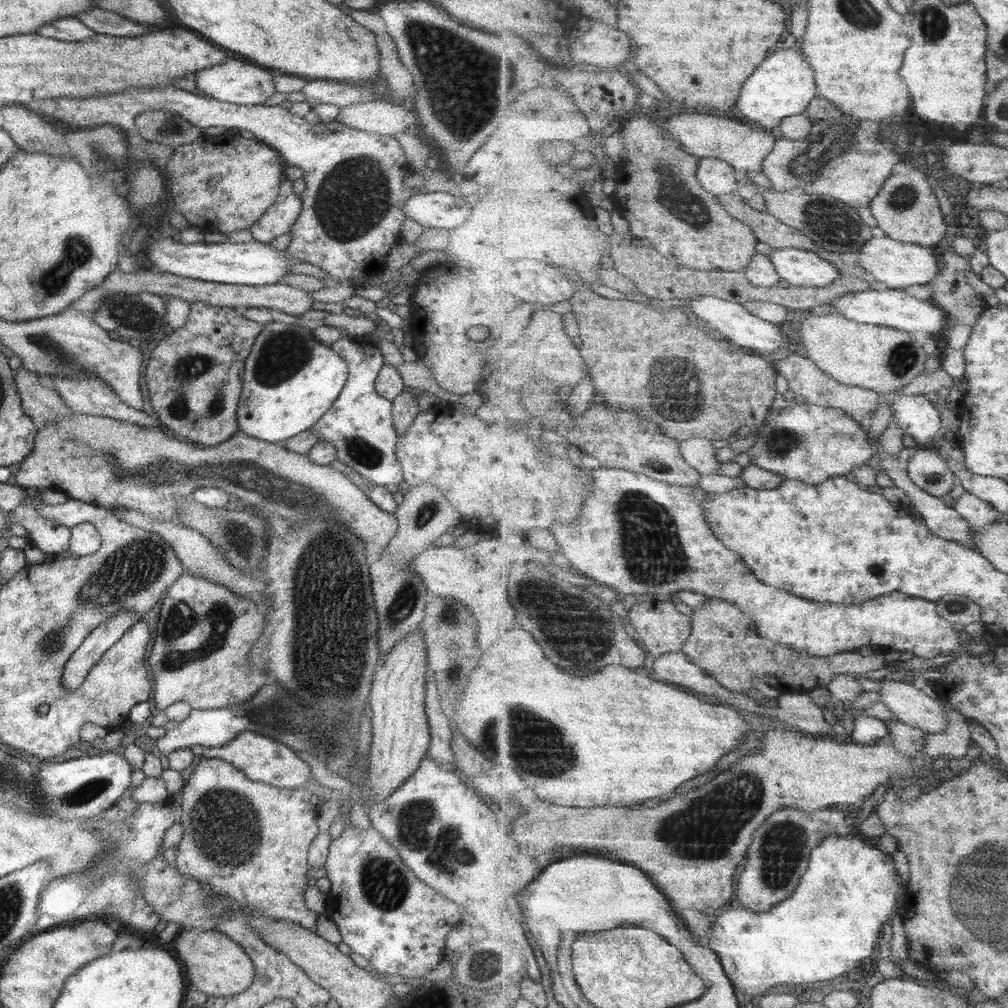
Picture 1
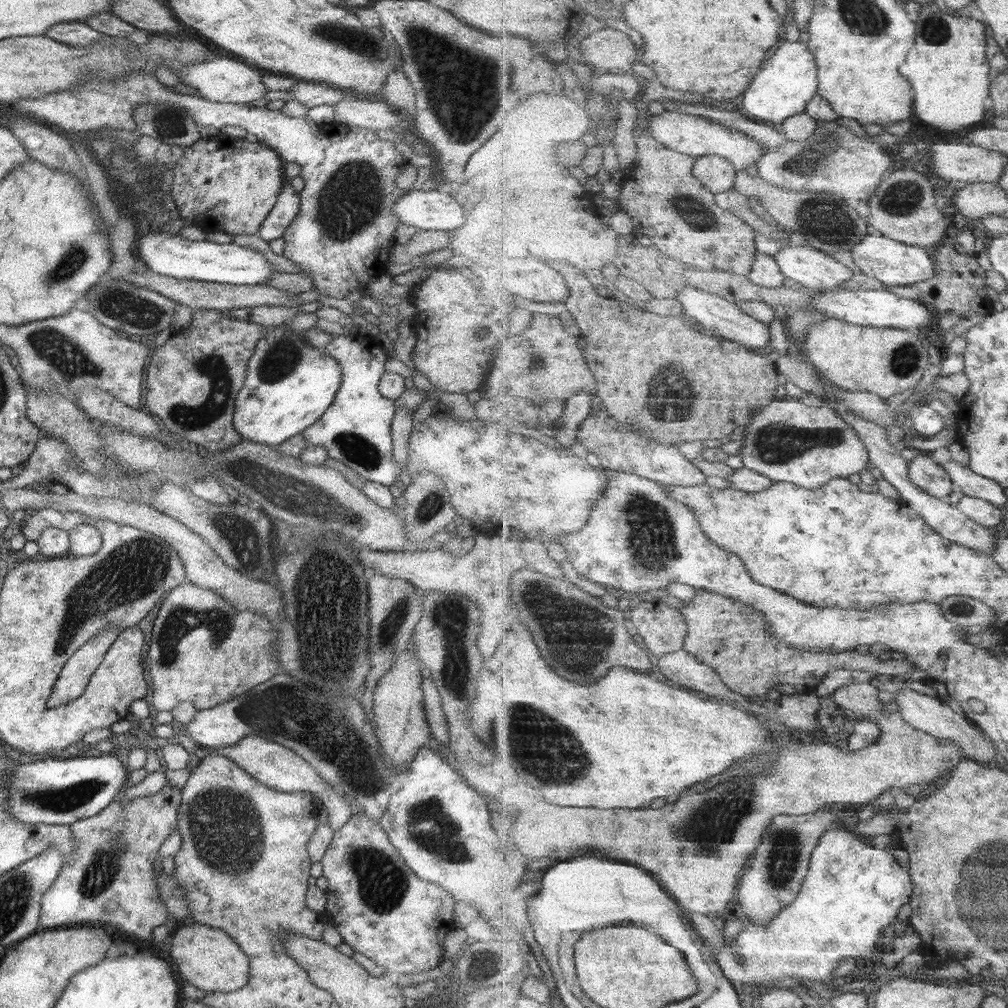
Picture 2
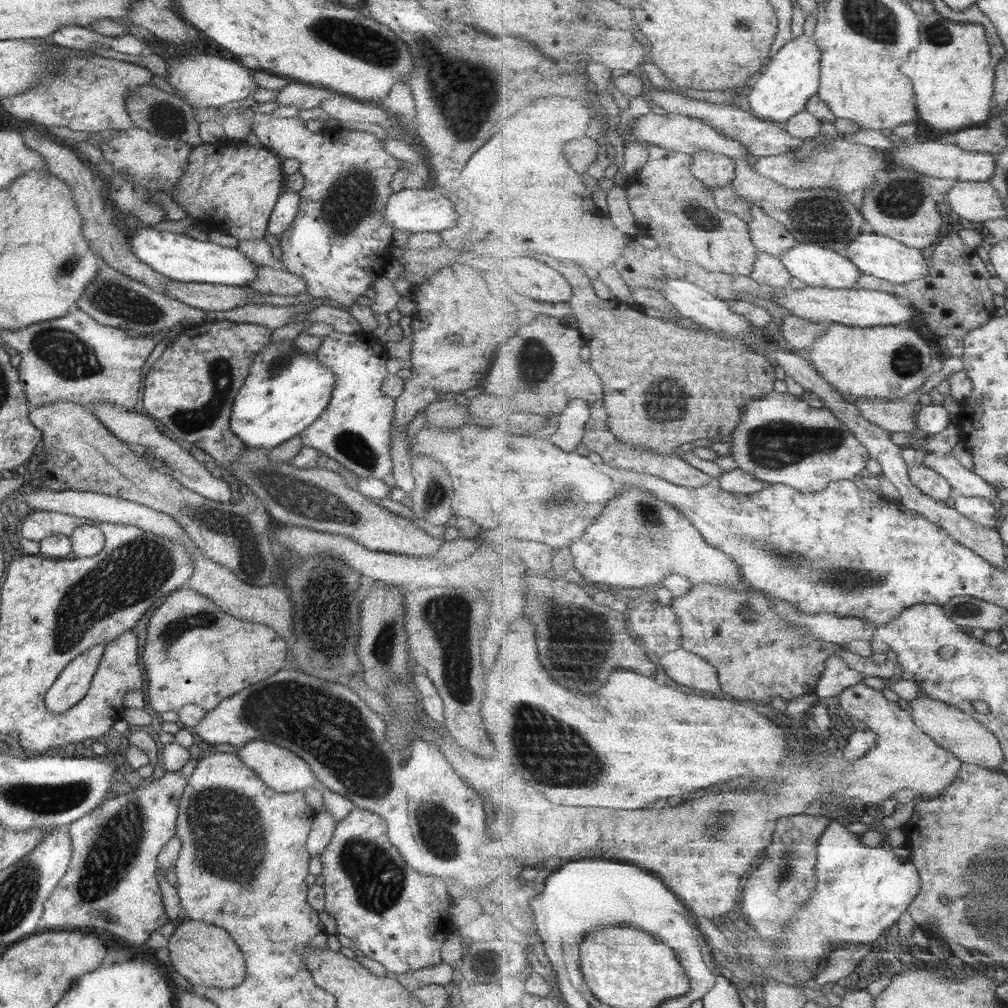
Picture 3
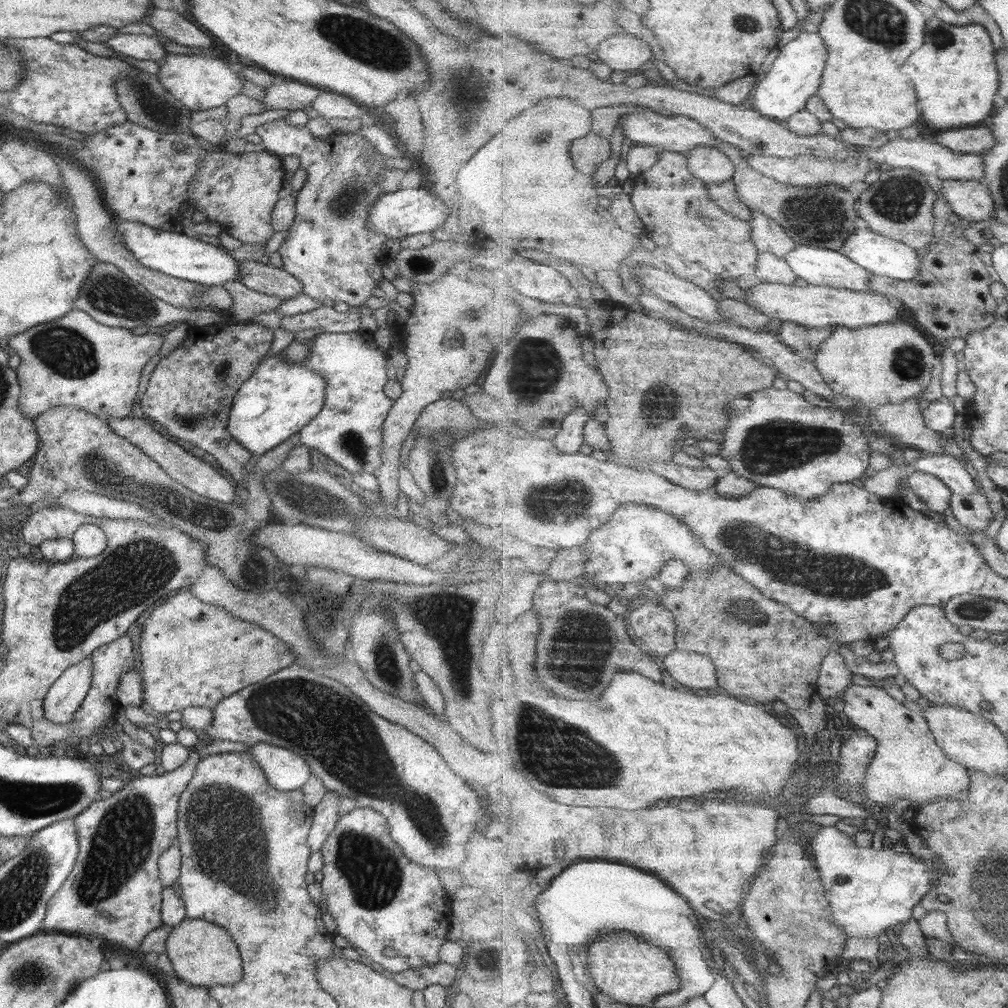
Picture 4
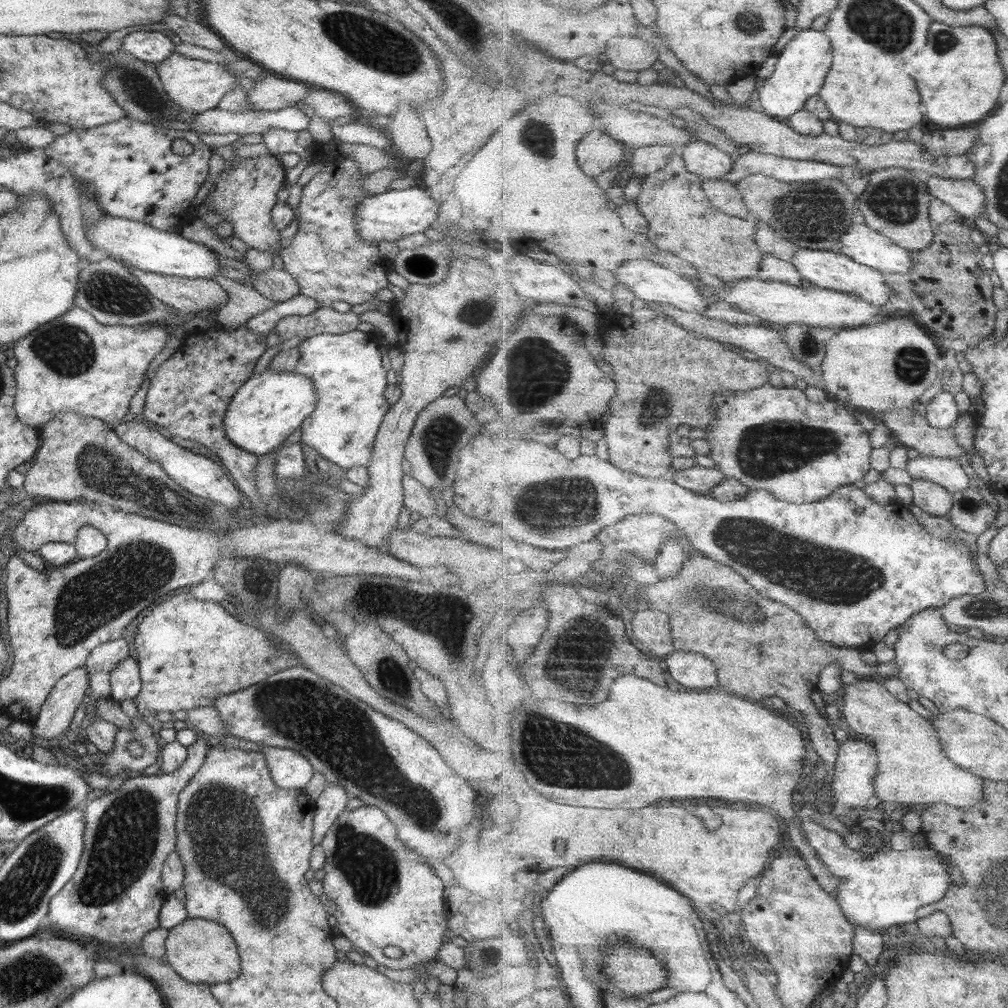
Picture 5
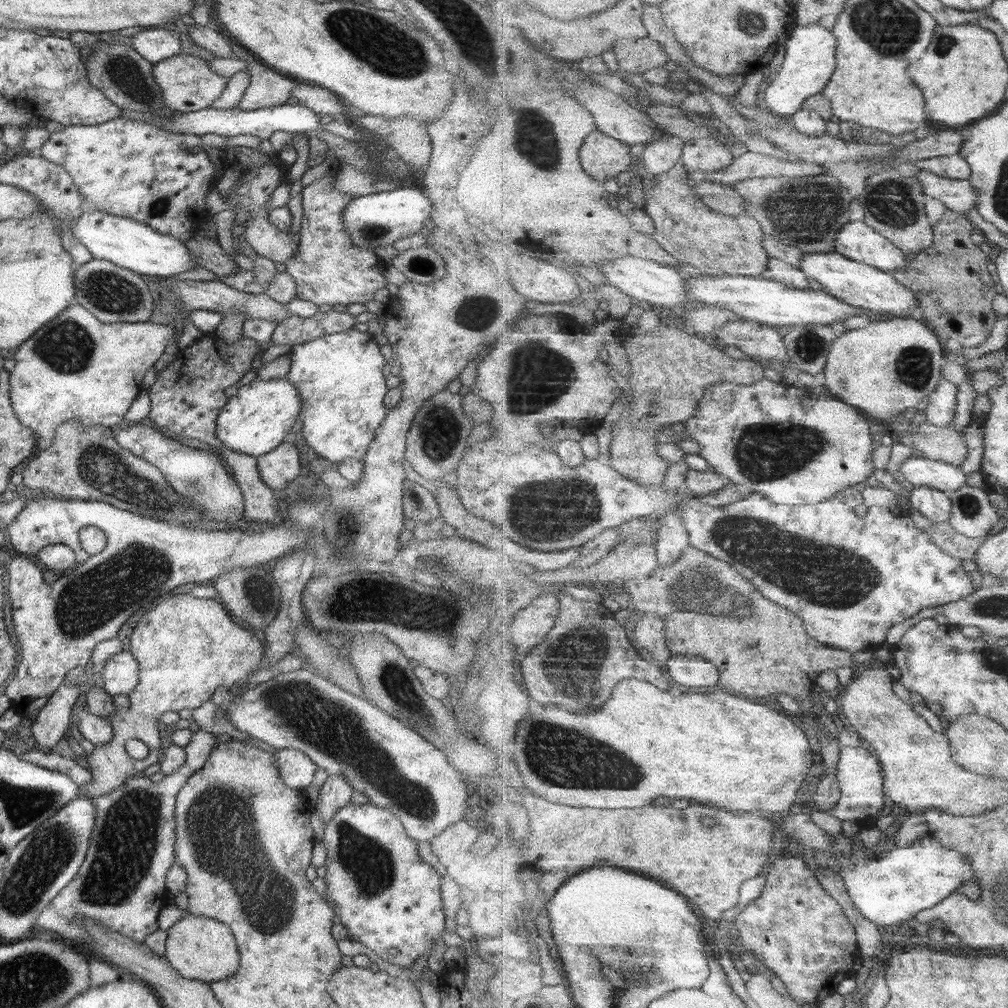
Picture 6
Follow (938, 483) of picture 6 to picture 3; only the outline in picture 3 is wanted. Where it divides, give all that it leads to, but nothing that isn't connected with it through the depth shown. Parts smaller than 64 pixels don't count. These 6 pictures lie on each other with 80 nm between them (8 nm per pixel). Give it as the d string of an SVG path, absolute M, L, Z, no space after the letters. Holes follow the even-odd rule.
M928 452L920 454L918 462L933 468L933 470L949 480L949 484L954 489L955 495L975 496L989 500L997 497L999 490L993 487L993 484L987 482L987 480L977 475L974 471L967 470L951 454L945 458L941 458L941 456L935 456L934 453Z

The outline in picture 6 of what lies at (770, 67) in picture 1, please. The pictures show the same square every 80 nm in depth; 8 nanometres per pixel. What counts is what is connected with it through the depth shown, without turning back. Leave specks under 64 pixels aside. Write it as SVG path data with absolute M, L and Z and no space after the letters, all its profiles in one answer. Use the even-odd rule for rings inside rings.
M821 24L798 25L785 46L785 61L777 75L768 80L762 92L762 105L772 115L789 120L800 112L809 97L823 93L832 80L836 72L837 38Z

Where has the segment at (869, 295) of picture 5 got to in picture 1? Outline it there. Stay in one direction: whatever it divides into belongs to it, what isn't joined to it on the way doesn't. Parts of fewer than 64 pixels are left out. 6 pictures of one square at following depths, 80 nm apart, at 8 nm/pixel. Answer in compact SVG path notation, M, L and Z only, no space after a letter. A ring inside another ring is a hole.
M785 247L774 249L769 258L789 285L821 288L832 285L842 277L837 266L821 257L812 250Z

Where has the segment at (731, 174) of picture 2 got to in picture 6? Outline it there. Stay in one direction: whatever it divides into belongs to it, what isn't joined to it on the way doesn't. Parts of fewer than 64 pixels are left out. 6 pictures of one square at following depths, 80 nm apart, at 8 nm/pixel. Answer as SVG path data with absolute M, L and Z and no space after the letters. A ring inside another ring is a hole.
M700 138L684 144L681 161L689 171L713 172L732 165L734 158L725 144Z

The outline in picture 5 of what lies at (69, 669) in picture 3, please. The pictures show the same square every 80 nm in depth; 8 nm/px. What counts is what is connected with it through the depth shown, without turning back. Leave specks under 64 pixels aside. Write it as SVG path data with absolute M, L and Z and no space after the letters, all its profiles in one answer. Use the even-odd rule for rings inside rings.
M79 666L64 674L51 689L48 698L42 703L32 734L53 740L71 727L73 712L88 688L87 669Z

